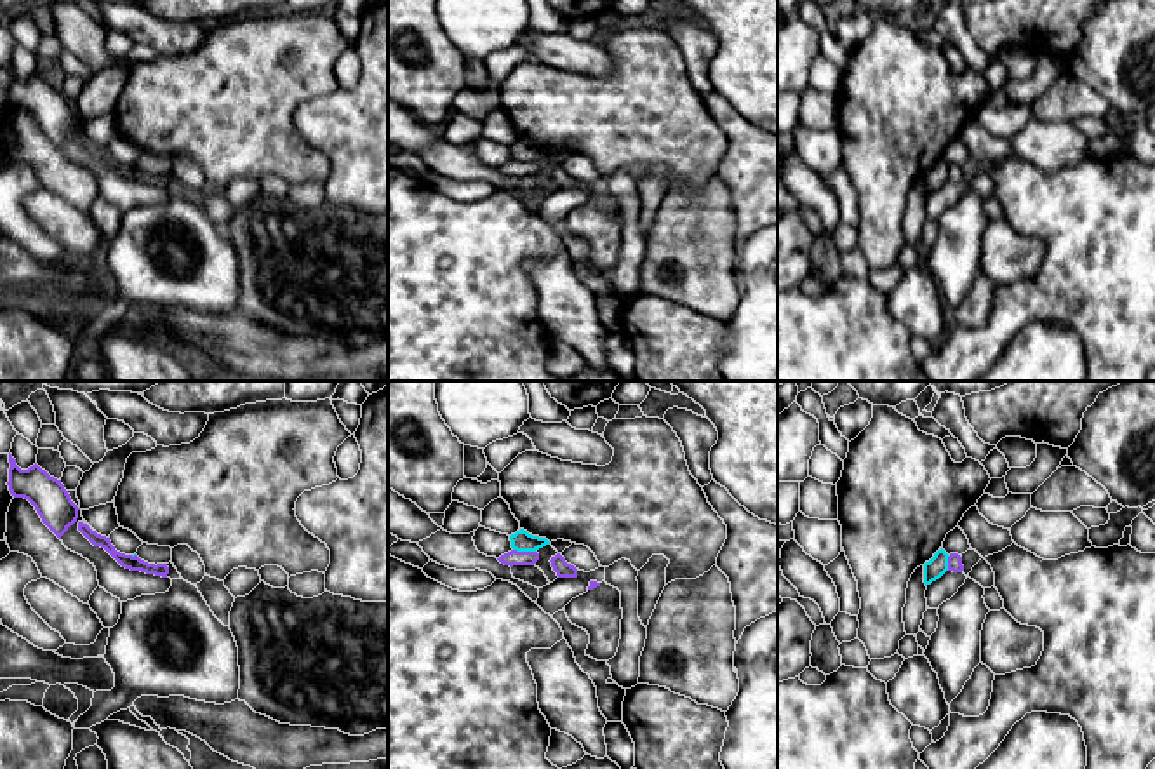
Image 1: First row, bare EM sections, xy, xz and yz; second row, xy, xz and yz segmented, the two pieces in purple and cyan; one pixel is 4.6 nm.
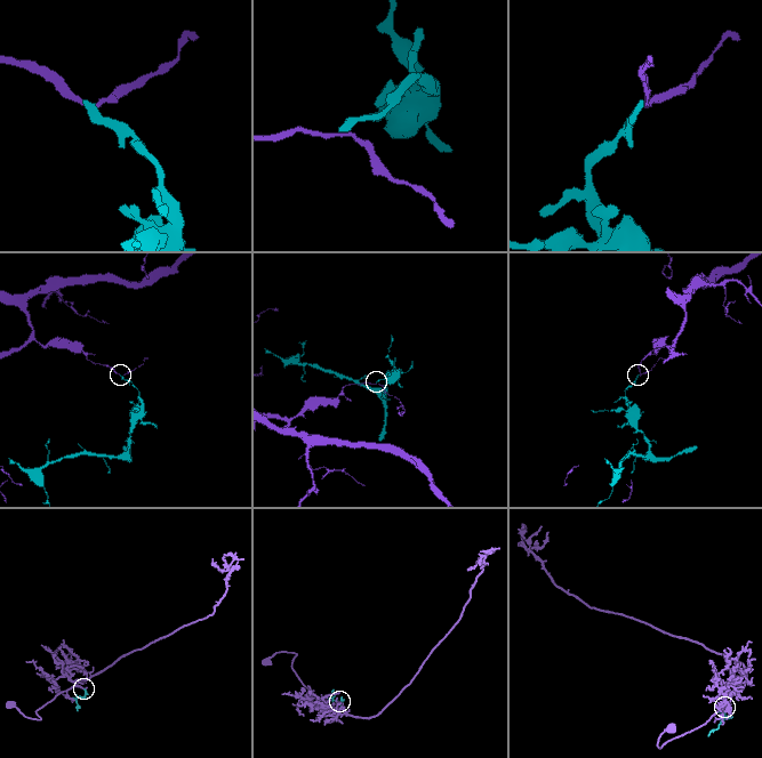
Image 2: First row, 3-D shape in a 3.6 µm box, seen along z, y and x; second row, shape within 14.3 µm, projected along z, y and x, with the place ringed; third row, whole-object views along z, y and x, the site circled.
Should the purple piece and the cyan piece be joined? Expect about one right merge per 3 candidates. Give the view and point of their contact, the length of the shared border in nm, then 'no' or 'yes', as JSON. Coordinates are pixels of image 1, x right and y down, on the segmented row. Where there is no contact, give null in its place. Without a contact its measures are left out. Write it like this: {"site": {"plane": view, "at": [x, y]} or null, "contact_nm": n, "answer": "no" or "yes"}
{"site": {"plane": "xz", "at": [524, 552]}, "contact_nm": 110, "answer": "no"}

